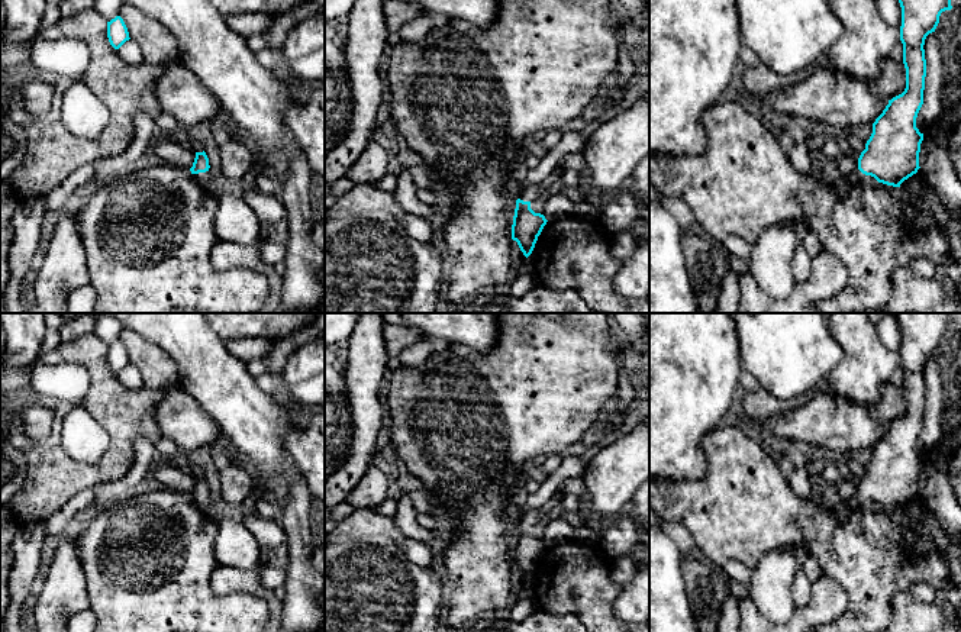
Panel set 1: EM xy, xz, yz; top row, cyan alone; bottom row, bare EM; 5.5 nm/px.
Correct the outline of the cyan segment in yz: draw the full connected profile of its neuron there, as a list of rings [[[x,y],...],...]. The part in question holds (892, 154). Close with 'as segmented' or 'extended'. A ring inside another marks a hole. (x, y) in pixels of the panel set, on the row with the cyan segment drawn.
[[[899,0],[902,7],[900,41],[903,43],[903,64],[906,68],[906,88],[902,94],[889,100],[883,113],[873,123],[873,133],[865,144],[865,149],[858,158],[858,167],[848,175],[842,175],[832,183],[838,196],[846,196],[855,186],[862,183],[862,175],[871,175],[878,183],[900,187],[900,184],[918,172],[920,144],[923,133],[916,128],[916,117],[923,104],[923,90],[926,77],[925,39],[935,32],[939,16],[951,10],[951,0]]]; extended

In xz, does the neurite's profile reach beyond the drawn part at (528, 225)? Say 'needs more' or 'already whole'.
needs more

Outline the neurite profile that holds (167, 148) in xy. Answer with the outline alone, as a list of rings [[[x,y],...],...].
[[[157,136],[152,142],[154,152],[165,162],[190,170],[196,152],[178,144],[177,136]]]

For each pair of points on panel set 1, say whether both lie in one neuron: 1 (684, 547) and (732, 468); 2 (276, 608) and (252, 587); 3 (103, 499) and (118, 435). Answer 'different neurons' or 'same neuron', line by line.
1: different neurons
2: same neuron
3: different neurons

